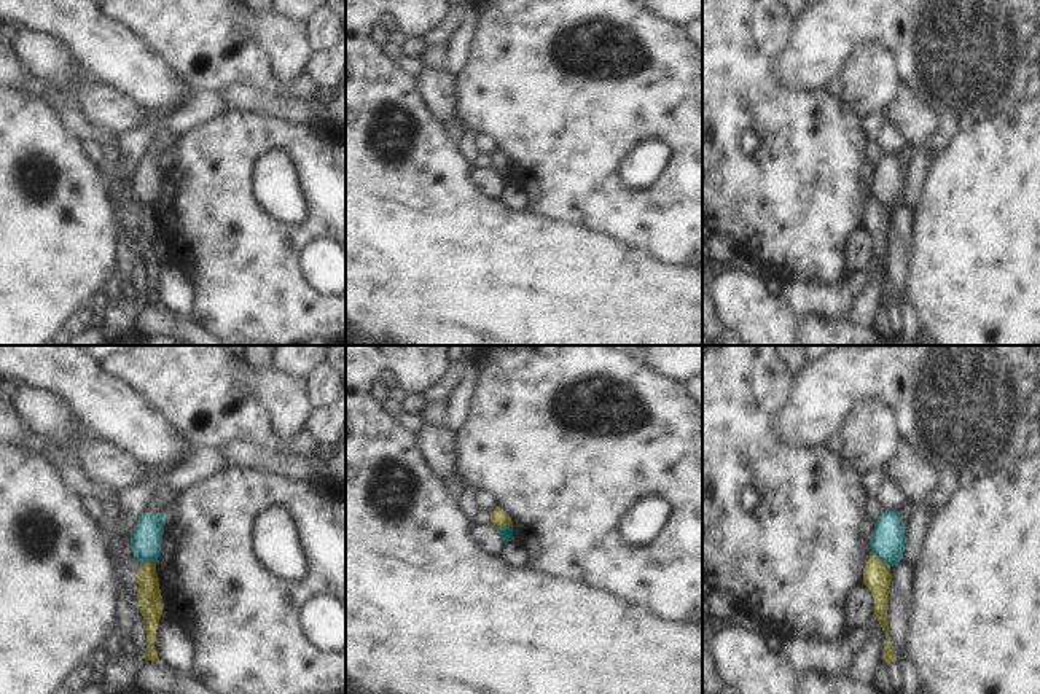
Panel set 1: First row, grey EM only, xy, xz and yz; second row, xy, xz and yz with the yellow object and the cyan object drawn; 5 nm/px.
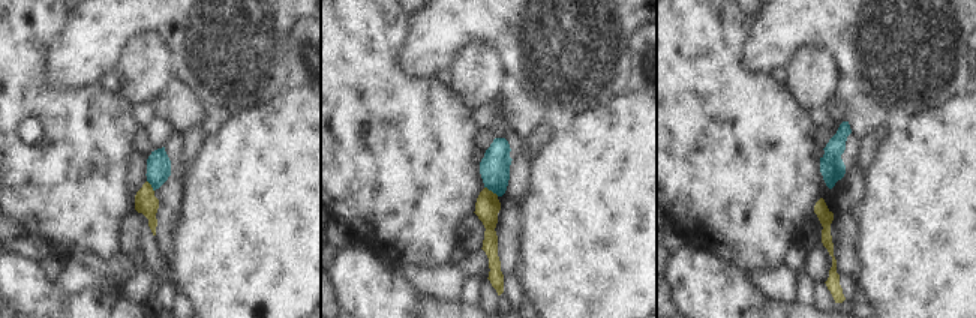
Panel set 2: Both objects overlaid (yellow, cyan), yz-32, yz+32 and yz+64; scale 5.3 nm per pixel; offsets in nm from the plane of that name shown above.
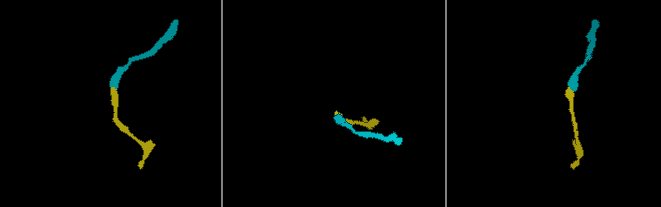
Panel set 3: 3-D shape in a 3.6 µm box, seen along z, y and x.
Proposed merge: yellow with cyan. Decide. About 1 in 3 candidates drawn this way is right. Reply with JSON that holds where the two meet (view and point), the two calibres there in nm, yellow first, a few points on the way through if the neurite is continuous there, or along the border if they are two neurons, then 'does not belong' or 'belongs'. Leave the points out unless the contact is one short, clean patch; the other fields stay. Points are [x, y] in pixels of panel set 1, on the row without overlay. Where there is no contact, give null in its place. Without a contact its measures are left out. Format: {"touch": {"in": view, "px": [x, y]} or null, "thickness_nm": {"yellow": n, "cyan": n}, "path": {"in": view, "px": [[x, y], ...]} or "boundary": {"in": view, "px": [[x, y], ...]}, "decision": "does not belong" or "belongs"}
{"touch": {"in": "yz", "px": [879, 202]}, "thickness_nm": {"yellow": 140, "cyan": 180}, "boundary": {"in": "yz", "px": [[871, 194], [889, 210]]}, "decision": "does not belong"}

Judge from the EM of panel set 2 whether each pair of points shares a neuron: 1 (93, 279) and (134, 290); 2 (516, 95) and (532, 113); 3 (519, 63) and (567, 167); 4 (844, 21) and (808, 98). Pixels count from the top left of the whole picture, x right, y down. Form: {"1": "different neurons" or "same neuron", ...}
{"1": "different neurons", "2": "same neuron", "3": "different neurons", "4": "different neurons"}

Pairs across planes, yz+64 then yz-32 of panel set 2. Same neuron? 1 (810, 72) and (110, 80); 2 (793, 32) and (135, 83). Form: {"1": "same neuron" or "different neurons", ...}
{"1": "different neurons", "2": "different neurons"}

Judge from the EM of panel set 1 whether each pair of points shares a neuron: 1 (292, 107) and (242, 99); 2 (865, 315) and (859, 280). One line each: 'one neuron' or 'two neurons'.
1: one neuron
2: two neurons

